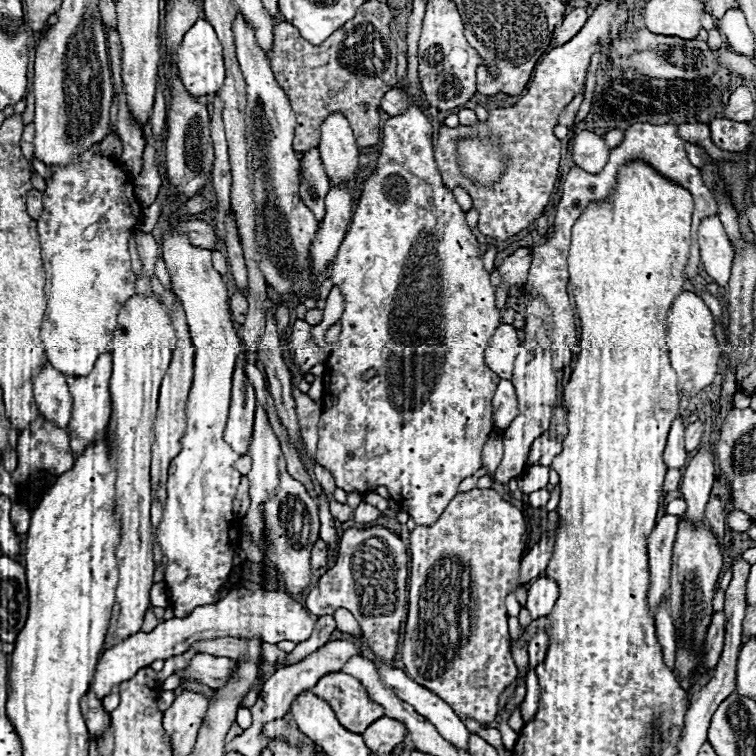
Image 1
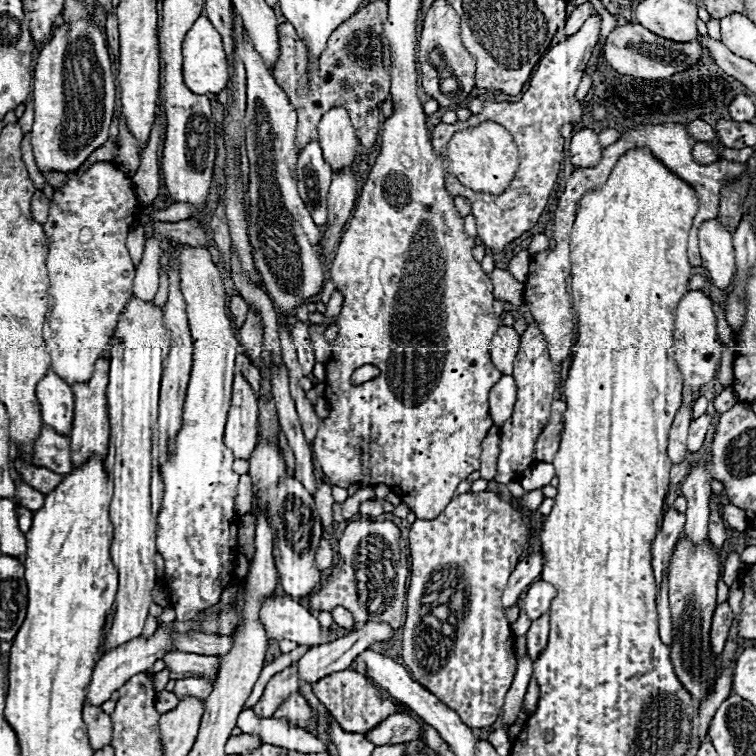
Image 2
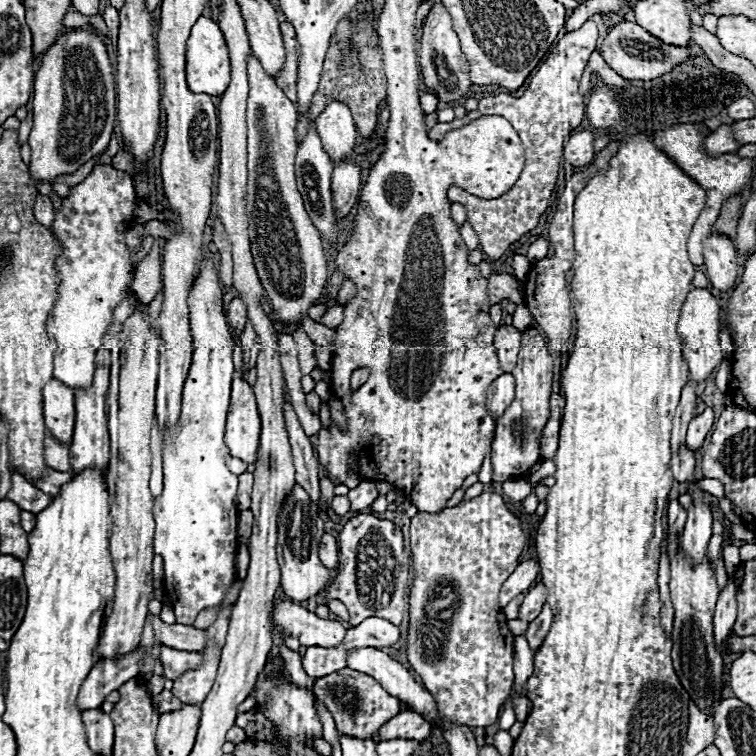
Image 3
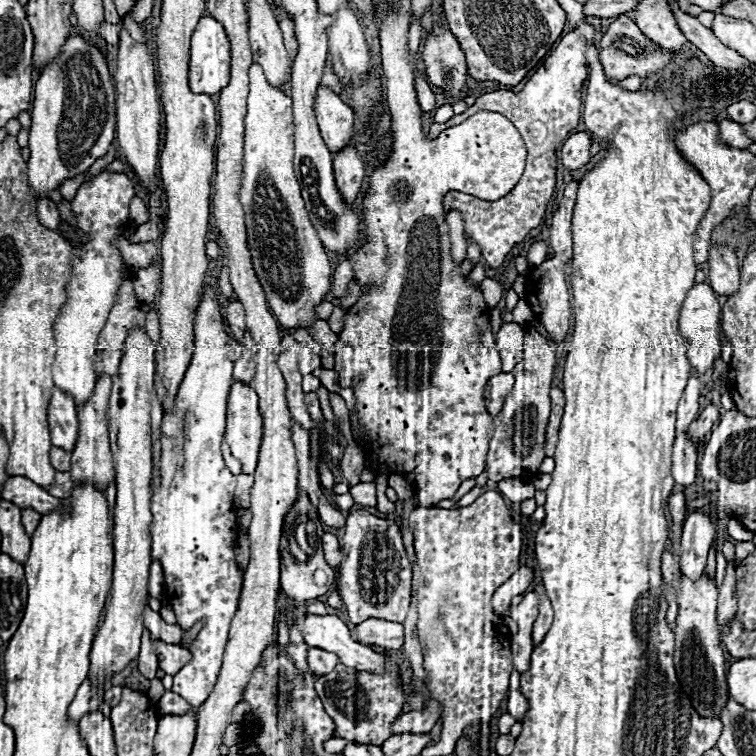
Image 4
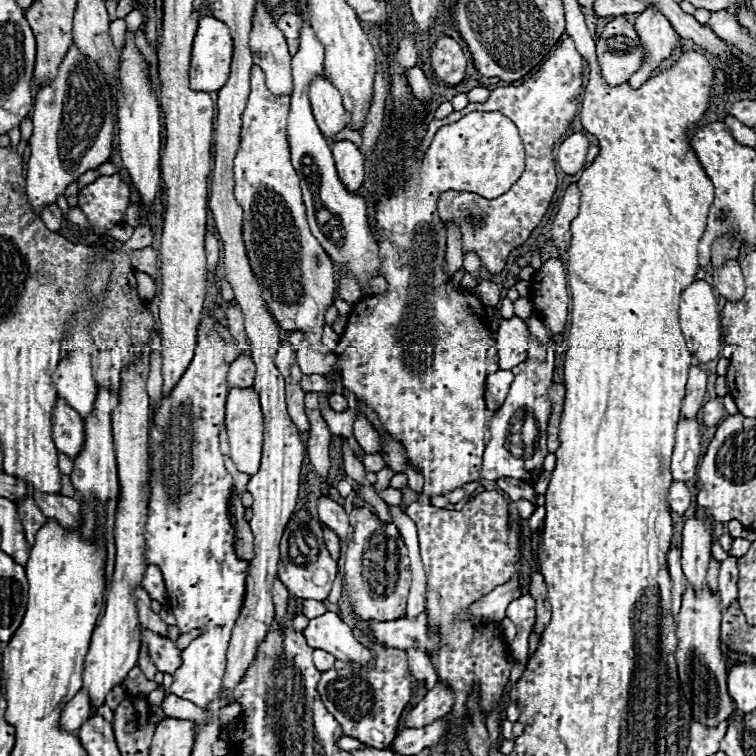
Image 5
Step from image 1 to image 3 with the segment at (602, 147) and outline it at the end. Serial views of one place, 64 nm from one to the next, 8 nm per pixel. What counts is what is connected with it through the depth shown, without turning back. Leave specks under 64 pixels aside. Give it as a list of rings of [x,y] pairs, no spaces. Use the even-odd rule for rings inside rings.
[[[588,130],[574,132],[570,136],[570,140],[568,140],[568,144],[564,146],[564,160],[566,160],[566,164],[572,164],[576,168],[590,164],[594,160],[592,144],[594,144],[592,132],[588,132]]]

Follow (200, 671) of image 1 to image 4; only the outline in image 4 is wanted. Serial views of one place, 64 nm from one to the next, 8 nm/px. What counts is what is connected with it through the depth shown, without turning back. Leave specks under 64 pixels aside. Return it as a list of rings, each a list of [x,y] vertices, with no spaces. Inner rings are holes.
[[[152,640],[156,654],[158,654],[158,666],[160,670],[164,670],[170,676],[176,676],[182,668],[182,664],[186,664],[186,660],[190,660],[190,652],[182,646],[176,644],[166,644],[162,640]]]

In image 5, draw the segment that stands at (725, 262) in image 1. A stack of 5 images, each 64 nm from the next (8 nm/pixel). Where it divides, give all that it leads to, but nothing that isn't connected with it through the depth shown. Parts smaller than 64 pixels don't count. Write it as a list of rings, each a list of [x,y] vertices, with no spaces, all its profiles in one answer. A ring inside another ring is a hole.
[[[728,260],[716,274],[714,274],[714,286],[728,302],[738,302],[744,296],[746,284],[742,270],[736,260]]]

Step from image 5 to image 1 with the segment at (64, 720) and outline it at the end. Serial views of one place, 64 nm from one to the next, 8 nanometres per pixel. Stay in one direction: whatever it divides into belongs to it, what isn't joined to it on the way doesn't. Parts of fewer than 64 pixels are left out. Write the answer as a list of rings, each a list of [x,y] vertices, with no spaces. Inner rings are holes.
[[[244,580],[236,584],[224,600],[218,600],[216,604],[194,608],[194,612],[186,618],[172,618],[166,622],[160,622],[150,634],[138,632],[120,644],[108,648],[102,658],[98,660],[94,682],[92,682],[92,692],[96,694],[98,700],[110,694],[112,686],[118,686],[126,680],[130,680],[138,670],[148,668],[154,660],[168,660],[172,656],[184,654],[188,646],[196,640],[208,640],[208,638],[222,638],[222,636],[232,636],[232,638],[250,638],[258,636],[268,644],[278,644],[282,640],[292,640],[292,642],[306,642],[314,632],[314,620],[310,614],[300,606],[300,602],[292,600],[286,592],[272,592],[272,590],[262,590],[258,584]]]

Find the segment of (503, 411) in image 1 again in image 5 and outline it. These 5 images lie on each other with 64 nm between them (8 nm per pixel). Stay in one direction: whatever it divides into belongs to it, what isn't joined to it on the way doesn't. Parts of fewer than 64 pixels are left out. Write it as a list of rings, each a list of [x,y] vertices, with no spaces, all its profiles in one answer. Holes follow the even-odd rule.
[[[498,370],[498,372],[488,374],[488,380],[486,380],[486,406],[488,406],[488,410],[494,412],[502,406],[512,380],[514,380],[514,374],[510,370]]]

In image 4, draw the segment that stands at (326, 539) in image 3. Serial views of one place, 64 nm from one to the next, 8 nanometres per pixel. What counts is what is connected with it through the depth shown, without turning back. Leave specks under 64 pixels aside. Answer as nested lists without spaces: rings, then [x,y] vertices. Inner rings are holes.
[[[326,532],[322,536],[322,546],[324,546],[324,556],[328,560],[330,566],[338,566],[342,562],[342,552],[340,552],[340,544],[338,544],[338,538],[330,532]]]

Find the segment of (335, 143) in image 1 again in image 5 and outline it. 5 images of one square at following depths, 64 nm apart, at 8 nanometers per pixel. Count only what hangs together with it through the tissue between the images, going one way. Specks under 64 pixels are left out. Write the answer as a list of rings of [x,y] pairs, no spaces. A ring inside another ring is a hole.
[[[324,76],[312,78],[308,96],[314,118],[326,138],[338,134],[342,128],[348,126],[350,114],[342,106],[342,96]]]

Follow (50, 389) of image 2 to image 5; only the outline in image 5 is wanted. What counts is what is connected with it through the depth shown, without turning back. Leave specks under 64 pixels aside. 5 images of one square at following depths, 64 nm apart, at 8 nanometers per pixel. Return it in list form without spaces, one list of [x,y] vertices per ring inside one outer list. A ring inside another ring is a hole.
[[[64,400],[56,402],[54,408],[54,444],[56,448],[70,456],[76,458],[84,446],[84,422],[78,412],[74,412]]]

